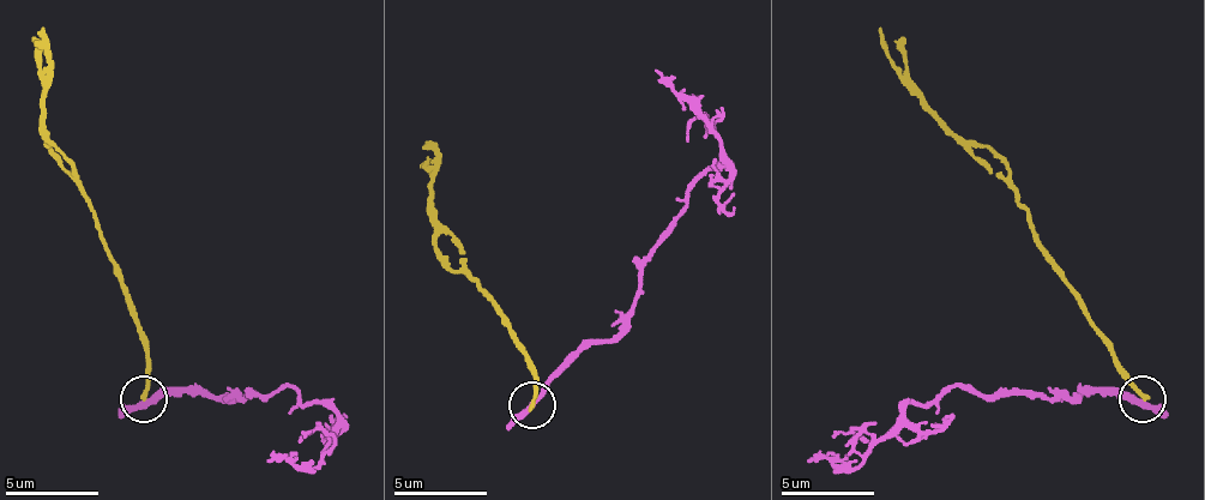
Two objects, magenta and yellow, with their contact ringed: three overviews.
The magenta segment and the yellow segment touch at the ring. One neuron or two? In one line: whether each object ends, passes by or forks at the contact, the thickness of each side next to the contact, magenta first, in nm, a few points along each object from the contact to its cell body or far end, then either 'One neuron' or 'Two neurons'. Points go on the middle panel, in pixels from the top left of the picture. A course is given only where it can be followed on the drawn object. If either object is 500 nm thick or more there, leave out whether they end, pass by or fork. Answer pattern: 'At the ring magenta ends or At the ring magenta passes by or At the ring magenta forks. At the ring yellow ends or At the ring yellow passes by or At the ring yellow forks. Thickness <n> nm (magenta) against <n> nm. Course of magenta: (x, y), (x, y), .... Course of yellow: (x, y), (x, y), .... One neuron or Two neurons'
At the ring magenta passes by. At the ring yellow ends. Thickness 300 nm (magenta) against 240 nm. Course of magenta: (532, 403), (584, 348), (621, 329), (639, 259), (691, 185), (723, 162), (723, 143), (654, 68). Course of yellow: (532, 403), (532, 366), (463, 264), (463, 246), (431, 209), (435, 148), (431, 139). Two neurons

